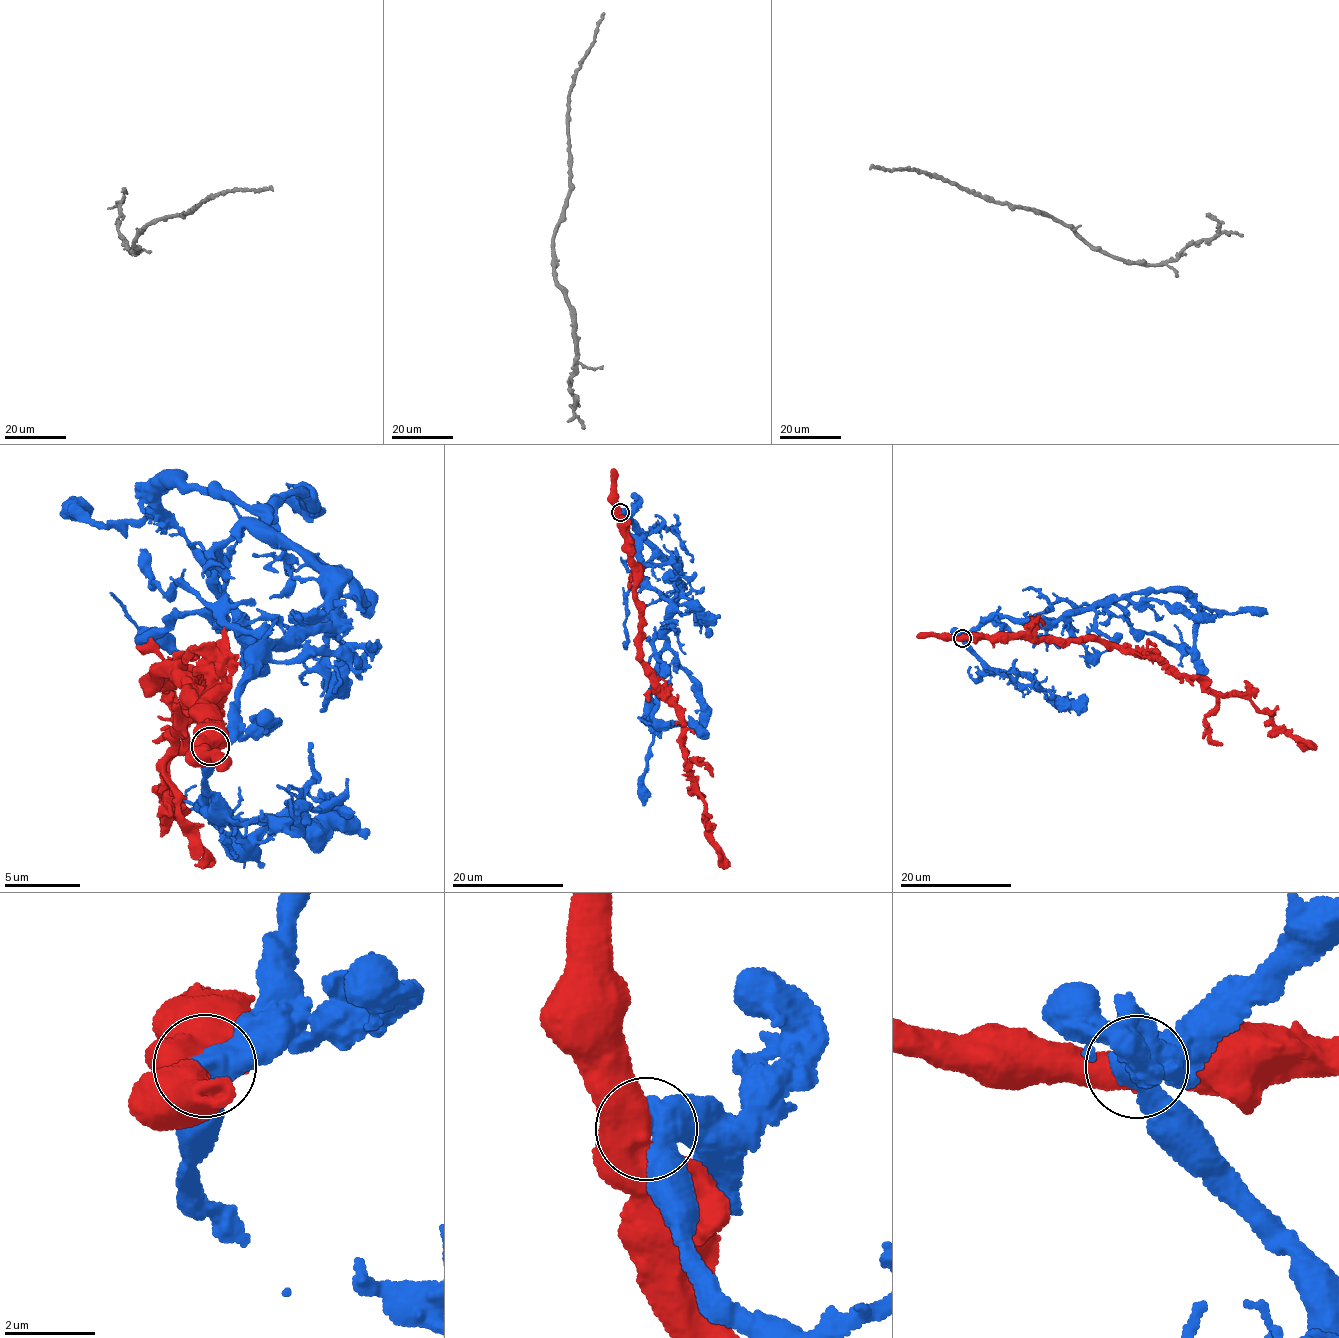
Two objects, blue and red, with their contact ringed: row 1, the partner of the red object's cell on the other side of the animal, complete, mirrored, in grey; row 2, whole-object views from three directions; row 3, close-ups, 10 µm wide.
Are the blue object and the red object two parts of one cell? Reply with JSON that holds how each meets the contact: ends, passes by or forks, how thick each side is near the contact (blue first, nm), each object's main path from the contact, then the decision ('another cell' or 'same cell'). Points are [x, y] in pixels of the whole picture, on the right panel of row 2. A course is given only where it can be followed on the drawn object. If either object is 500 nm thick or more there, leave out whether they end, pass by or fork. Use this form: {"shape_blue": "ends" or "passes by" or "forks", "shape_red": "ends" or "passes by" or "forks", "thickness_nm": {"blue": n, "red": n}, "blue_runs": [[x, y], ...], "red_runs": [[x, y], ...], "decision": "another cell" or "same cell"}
{"thickness_nm": {"blue": 550, "red": 600}, "blue_runs": [[962, 638], [1000, 617], [1043, 623], [1071, 610], [1165, 590], [1187, 591], [1213, 611], [1267, 614]], "red_runs": [[962, 638], [1091, 638], [1149, 650], [1166, 666], [1196, 676], [1214, 690], [1242, 693], [1277, 726], [1316, 749]], "decision": "another cell"}

